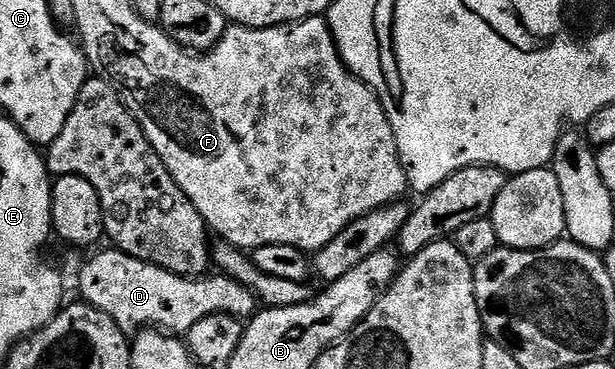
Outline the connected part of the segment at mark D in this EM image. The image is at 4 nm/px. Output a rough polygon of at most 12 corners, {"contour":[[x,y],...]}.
{"contour":[[98,251],[78,298],[125,333],[256,314],[228,275],[178,275]]}

